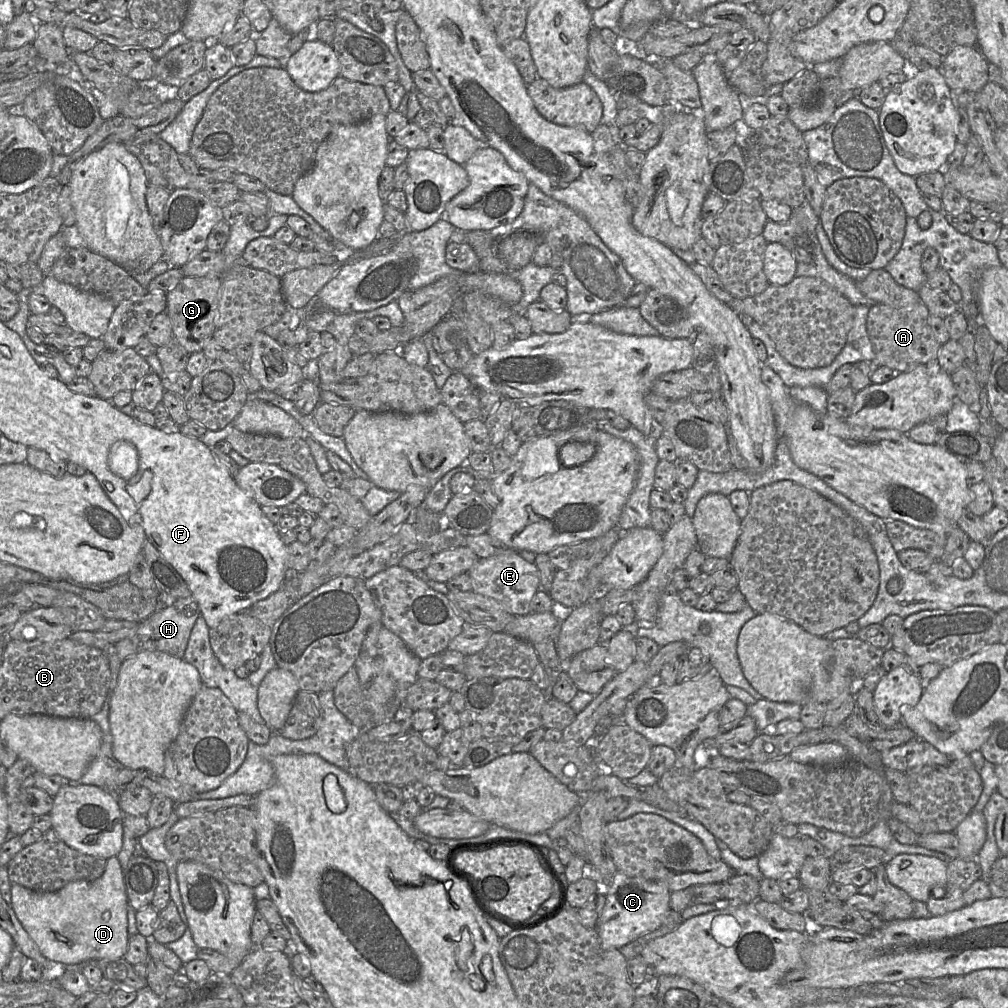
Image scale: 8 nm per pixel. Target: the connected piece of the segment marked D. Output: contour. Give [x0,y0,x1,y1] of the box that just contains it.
[11,856,130,965]

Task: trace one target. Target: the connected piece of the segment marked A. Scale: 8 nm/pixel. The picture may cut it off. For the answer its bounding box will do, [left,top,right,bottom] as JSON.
[867,302,941,373]

